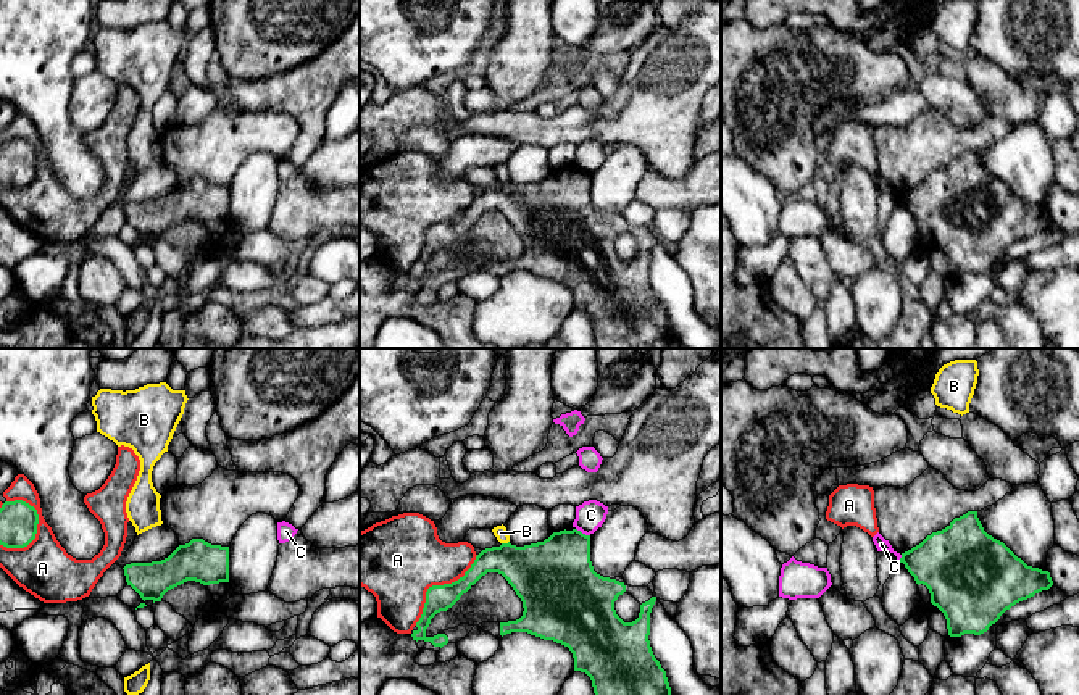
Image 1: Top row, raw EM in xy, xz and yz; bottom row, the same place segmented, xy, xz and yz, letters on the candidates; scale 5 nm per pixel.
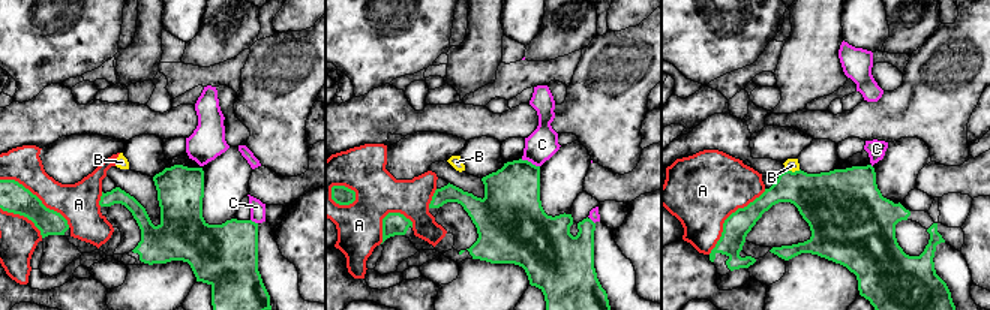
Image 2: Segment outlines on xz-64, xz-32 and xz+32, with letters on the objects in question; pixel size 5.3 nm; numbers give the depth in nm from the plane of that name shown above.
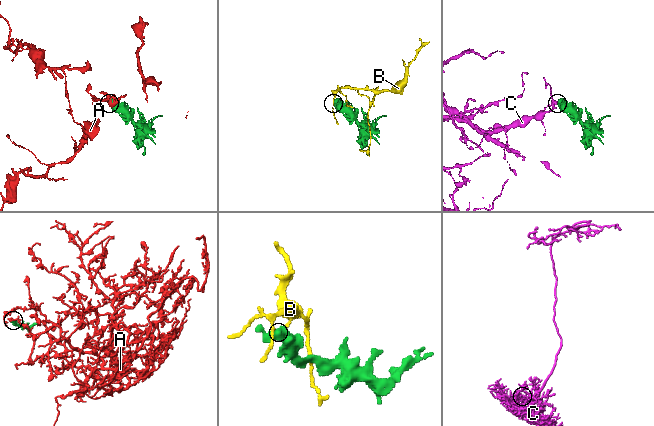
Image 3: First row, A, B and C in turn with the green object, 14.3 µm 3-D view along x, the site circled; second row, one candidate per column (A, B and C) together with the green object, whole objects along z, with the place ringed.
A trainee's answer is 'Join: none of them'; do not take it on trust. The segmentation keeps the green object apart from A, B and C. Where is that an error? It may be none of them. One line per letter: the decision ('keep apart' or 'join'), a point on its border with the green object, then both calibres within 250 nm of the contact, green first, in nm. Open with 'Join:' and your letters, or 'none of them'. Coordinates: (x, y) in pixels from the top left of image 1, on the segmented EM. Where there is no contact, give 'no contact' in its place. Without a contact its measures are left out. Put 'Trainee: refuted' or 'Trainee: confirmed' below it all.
Join: none of them
A: keep apart; contact xz (437, 586); calibres 130 and 420 nm
B: keep apart; contact xz (505, 544); calibres 320 and 70 nm
C: keep apart; contact xz (581, 532); calibres 360 and 150 nm
Trainee: confirmed

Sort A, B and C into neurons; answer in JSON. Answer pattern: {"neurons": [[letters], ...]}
{"neurons": [["A"], ["B"], ["C"]]}

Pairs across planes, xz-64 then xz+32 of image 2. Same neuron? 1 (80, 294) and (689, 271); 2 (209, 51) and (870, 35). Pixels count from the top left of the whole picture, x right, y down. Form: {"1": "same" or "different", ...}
{"1": "same", "2": "different"}

